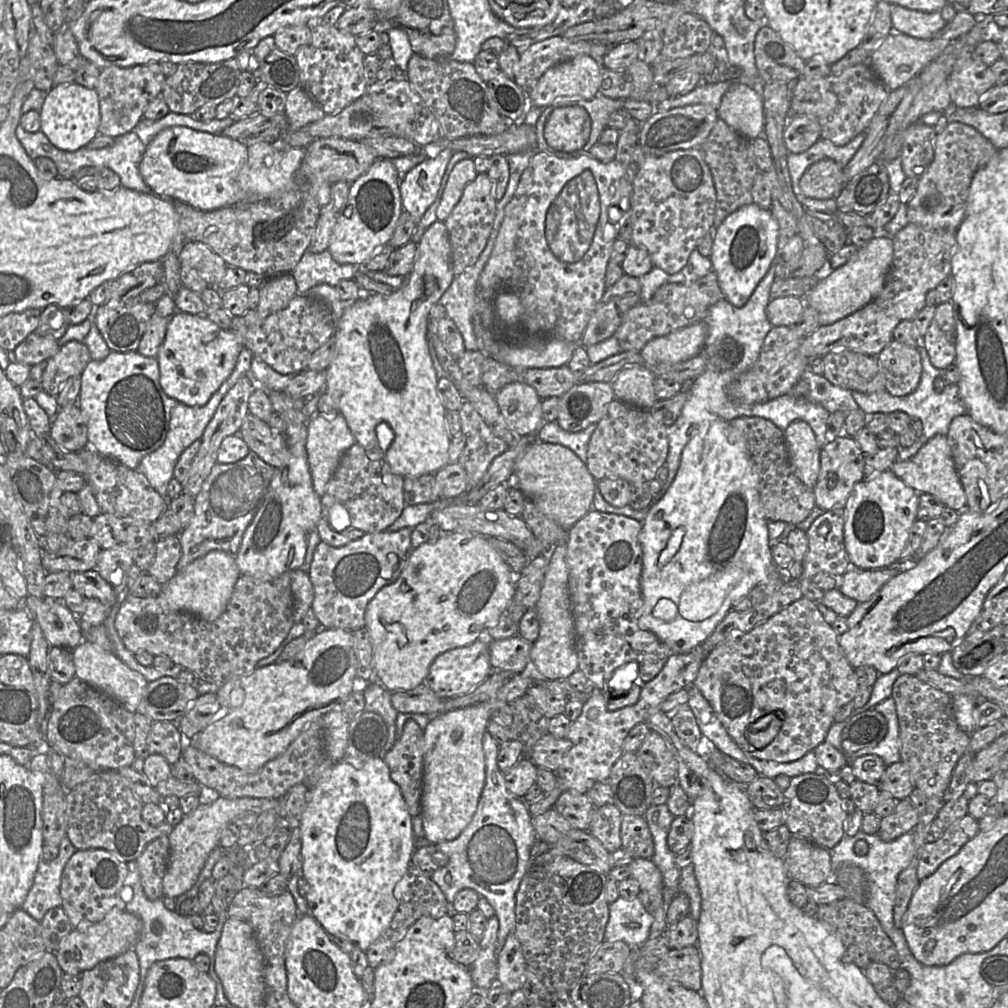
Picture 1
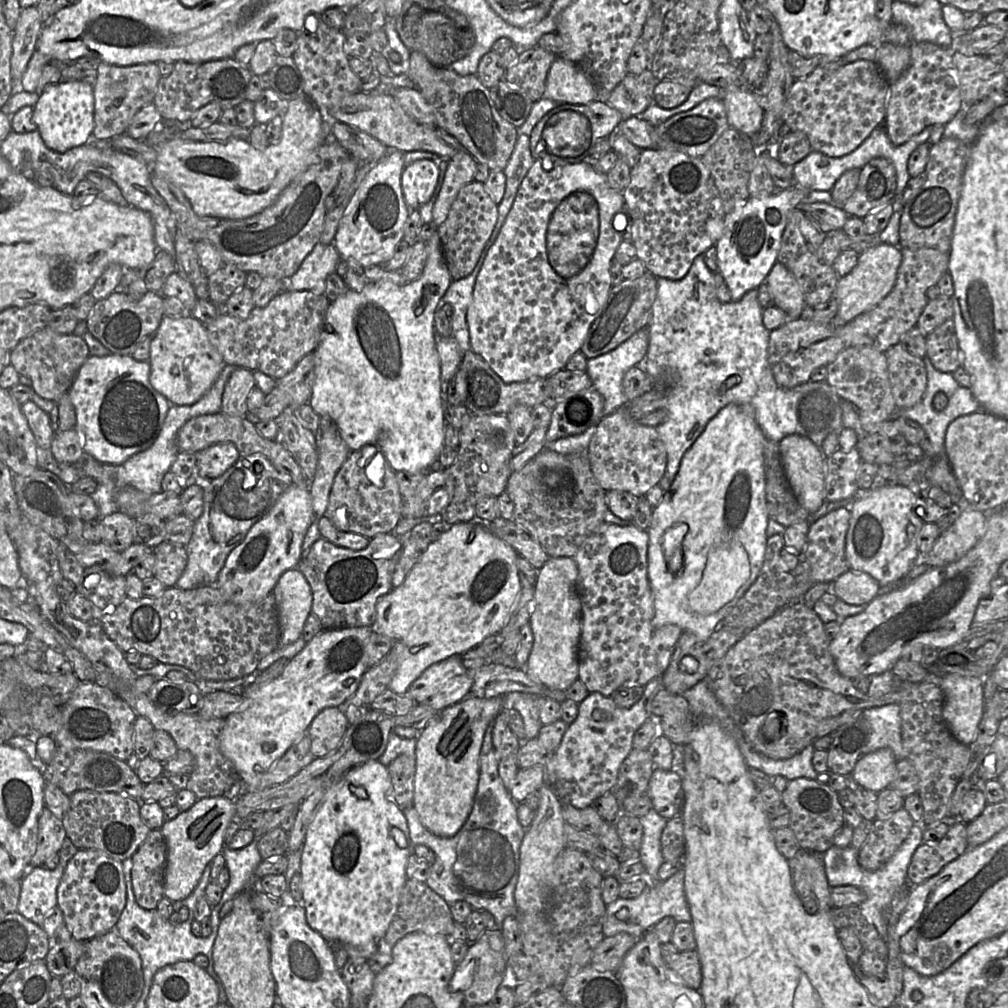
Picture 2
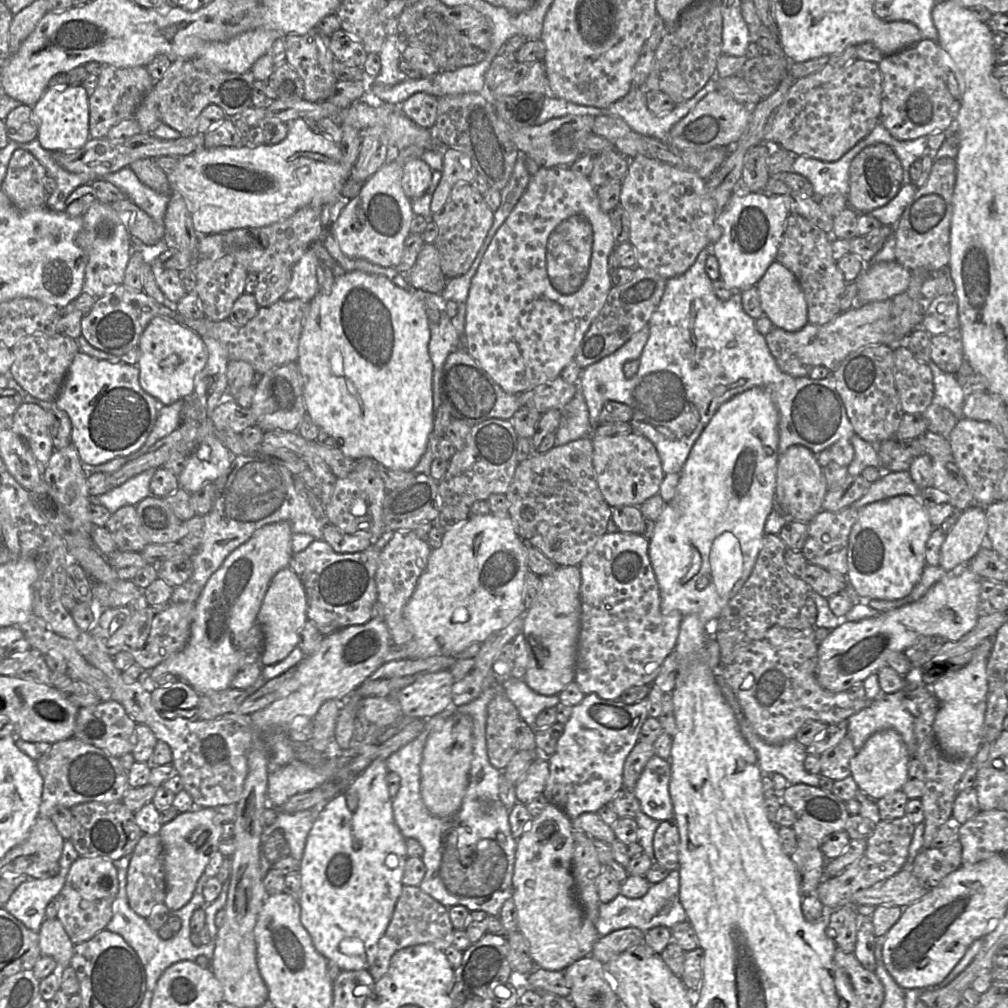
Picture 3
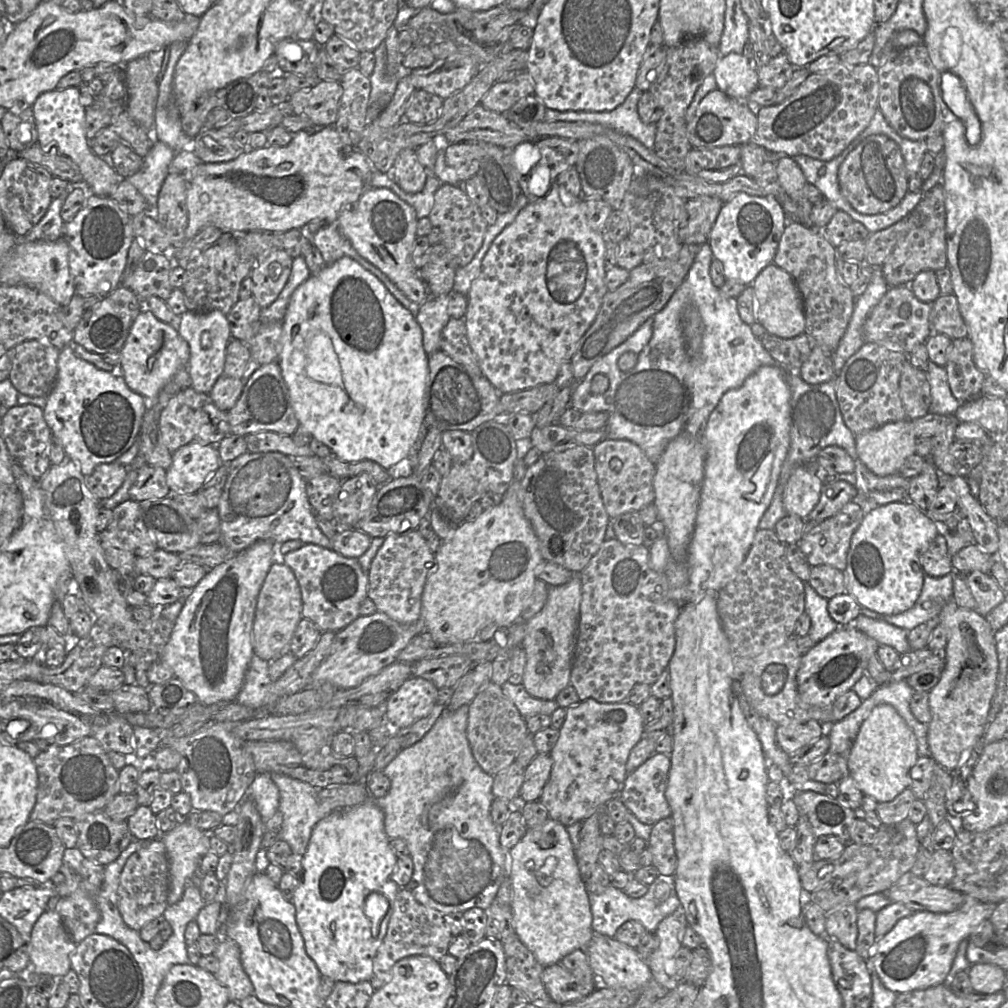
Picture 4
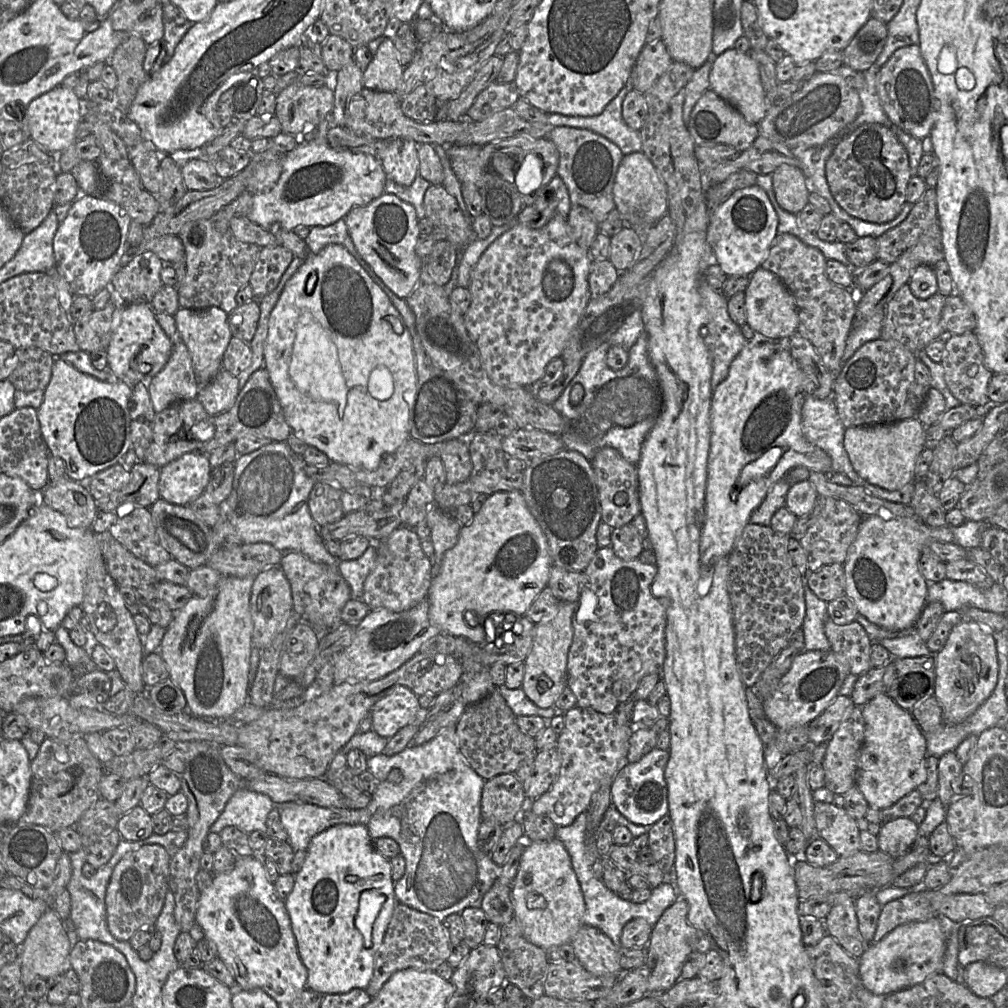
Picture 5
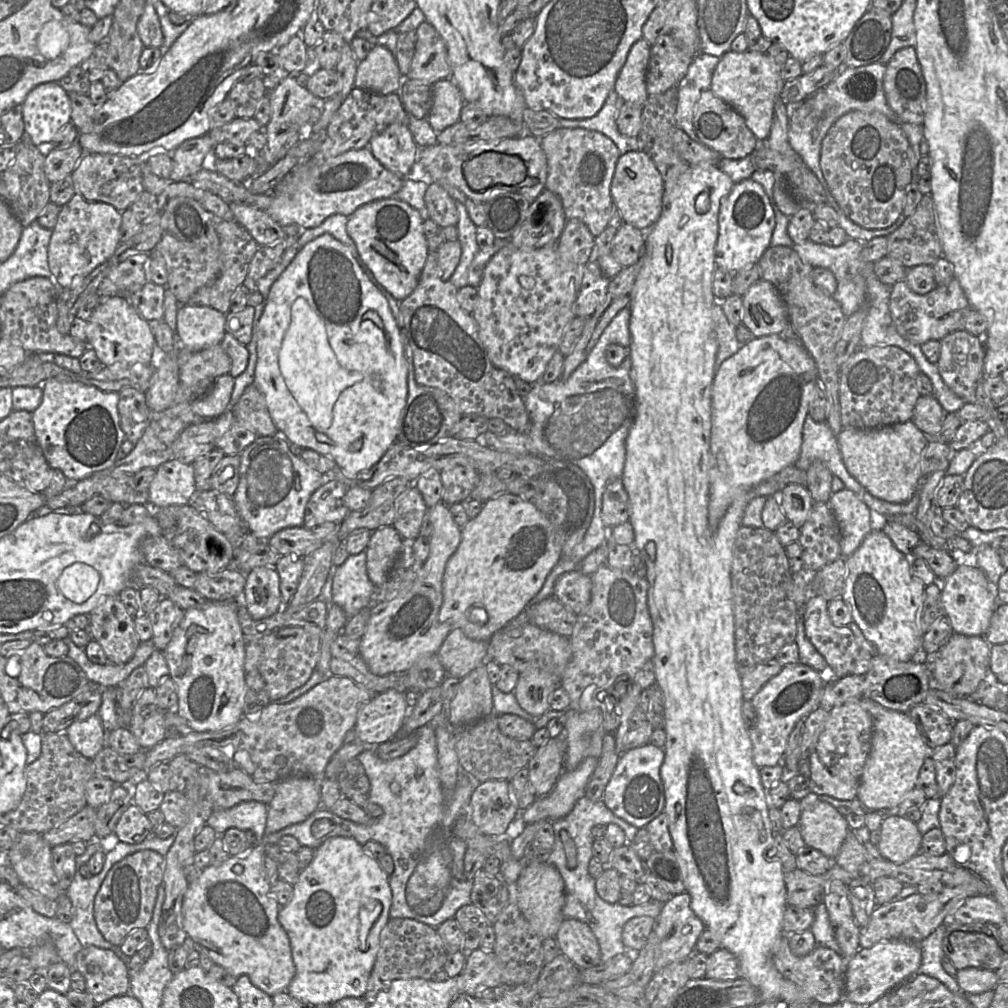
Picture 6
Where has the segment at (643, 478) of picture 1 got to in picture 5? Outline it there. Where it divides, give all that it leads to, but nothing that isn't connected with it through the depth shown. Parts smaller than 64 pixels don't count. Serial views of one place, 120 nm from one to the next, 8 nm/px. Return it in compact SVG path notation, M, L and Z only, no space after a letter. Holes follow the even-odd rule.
M611 447L598 450L591 462L599 490L602 522L612 529L629 524L641 513L637 466L629 463L618 450Z

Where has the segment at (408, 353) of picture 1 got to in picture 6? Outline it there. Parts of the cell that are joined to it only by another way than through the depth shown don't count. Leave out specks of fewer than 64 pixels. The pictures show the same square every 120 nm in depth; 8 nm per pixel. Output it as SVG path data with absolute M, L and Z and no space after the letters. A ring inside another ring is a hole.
M322 234L304 245L294 257L288 267L272 284L264 310L259 319L257 331L257 362L254 373L255 386L264 396L268 412L275 426L290 444L302 448L309 448L321 455L328 456L339 466L343 474L353 479L361 471L375 465L397 440L400 417L406 405L408 395L408 366L403 354L401 329L391 313L387 299L372 284L359 266L350 248L330 234ZM379 374L385 381L385 388L378 391L371 383L371 376ZM316 432L328 437L327 442L319 442Z

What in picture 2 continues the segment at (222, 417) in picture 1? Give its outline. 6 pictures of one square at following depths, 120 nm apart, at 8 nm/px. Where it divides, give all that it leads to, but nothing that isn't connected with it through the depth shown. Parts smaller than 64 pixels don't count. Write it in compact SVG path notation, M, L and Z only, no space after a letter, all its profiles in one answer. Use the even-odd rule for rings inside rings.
M241 367L236 368L225 384L220 413L245 418L248 415L247 397L255 387L253 372Z

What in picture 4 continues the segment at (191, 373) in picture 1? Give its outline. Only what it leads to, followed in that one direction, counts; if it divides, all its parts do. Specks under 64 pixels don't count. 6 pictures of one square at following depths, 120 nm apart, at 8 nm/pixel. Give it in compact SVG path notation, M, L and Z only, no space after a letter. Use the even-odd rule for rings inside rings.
M144 308L130 328L125 344L120 350L120 357L120 374L128 388L147 401L155 401L172 376L181 368L187 367L190 351L187 342L174 326L161 322Z

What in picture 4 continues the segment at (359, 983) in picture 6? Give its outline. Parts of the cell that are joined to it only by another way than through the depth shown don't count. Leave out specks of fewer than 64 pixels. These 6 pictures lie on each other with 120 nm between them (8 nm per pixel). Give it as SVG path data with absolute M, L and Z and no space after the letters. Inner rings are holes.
M371 797L368 801L354 807L334 810L331 814L320 820L313 828L306 853L303 855L303 865L300 874L300 884L297 887L292 903L296 908L296 921L303 936L305 949L309 957L315 962L322 976L327 976L335 982L360 983L370 981L374 969L374 958L387 934L388 926L394 912L396 897L400 887L393 880L393 872L398 857L389 844L384 827L384 813Z

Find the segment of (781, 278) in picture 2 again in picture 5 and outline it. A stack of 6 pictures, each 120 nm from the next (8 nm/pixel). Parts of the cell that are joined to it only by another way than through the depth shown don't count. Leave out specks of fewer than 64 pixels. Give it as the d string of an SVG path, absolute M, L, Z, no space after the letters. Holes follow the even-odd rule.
M758 268L750 276L744 291L746 324L771 341L788 341L797 332L798 311L792 294L782 281L771 271Z

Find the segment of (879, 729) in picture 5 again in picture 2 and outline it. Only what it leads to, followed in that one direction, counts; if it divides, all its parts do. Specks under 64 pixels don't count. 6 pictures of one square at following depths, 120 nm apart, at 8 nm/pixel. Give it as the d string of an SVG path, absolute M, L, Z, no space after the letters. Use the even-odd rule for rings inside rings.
M884 747L861 755L851 774L859 786L878 793L896 778L896 763L892 750Z

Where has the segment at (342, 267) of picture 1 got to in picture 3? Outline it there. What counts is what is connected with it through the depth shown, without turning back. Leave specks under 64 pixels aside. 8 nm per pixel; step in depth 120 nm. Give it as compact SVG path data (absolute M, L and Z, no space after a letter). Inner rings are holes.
M308 249L301 259L292 266L291 281L281 299L285 301L300 299L310 302L320 292L316 275L319 262L314 251Z

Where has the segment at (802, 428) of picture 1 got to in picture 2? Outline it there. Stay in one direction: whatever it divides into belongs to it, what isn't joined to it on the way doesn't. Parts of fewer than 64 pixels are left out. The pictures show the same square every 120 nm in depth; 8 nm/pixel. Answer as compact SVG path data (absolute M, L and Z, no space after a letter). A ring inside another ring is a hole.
M789 434L779 442L788 484L799 504L810 514L825 502L824 455L808 437Z

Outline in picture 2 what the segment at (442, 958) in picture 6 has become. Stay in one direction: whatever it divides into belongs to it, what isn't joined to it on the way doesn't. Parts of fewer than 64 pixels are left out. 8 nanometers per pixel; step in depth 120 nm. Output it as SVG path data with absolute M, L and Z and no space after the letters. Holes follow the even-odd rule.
M407 879L401 892L398 911L387 929L384 937L379 943L378 950L368 960L371 970L375 975L380 973L393 960L393 949L396 943L408 934L423 932L427 935L450 936L453 930L454 920L452 918L450 905L426 882L415 879Z

